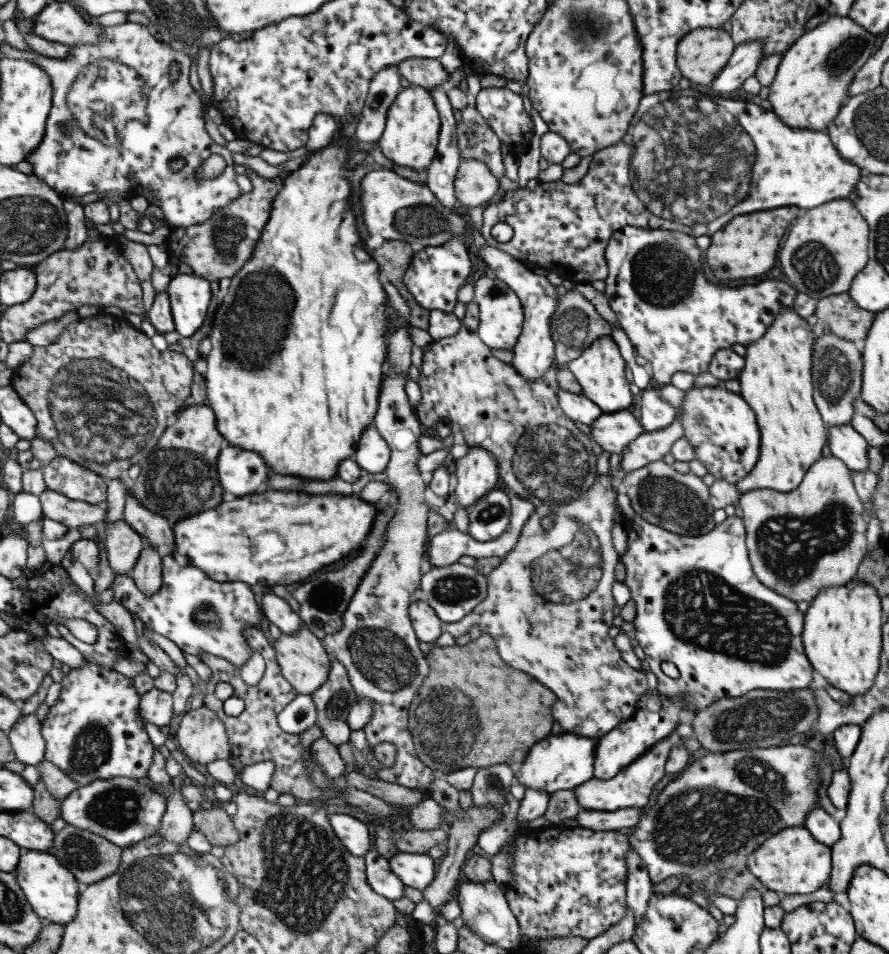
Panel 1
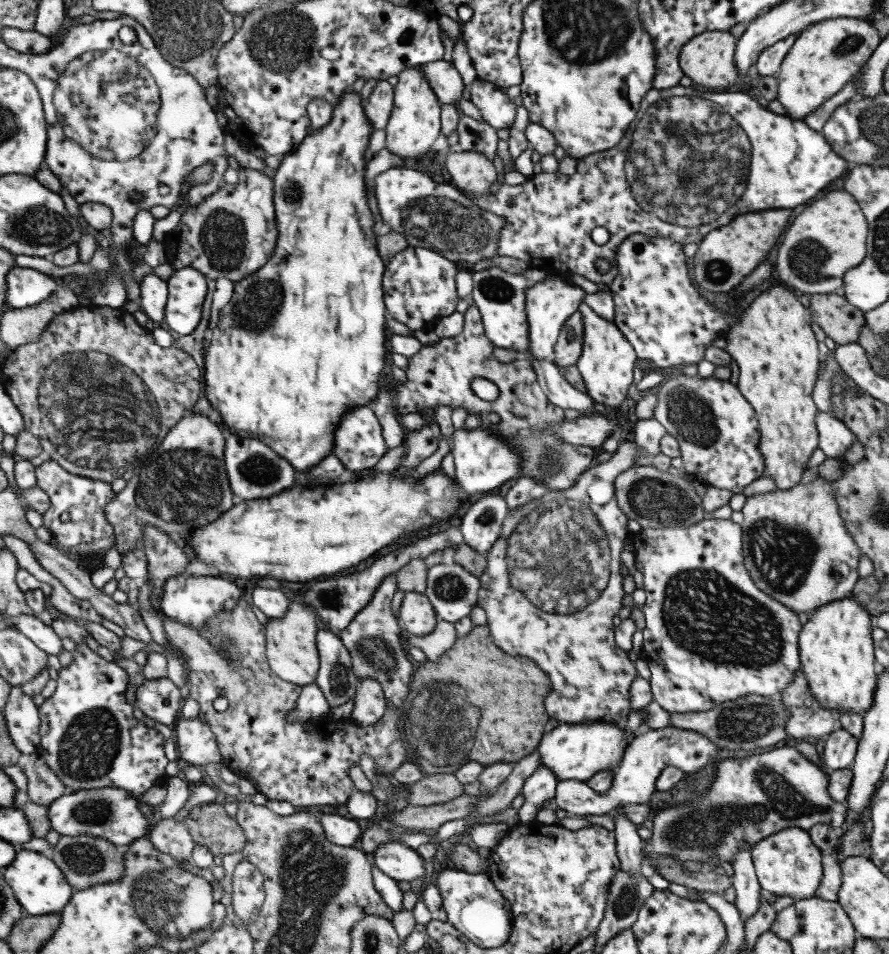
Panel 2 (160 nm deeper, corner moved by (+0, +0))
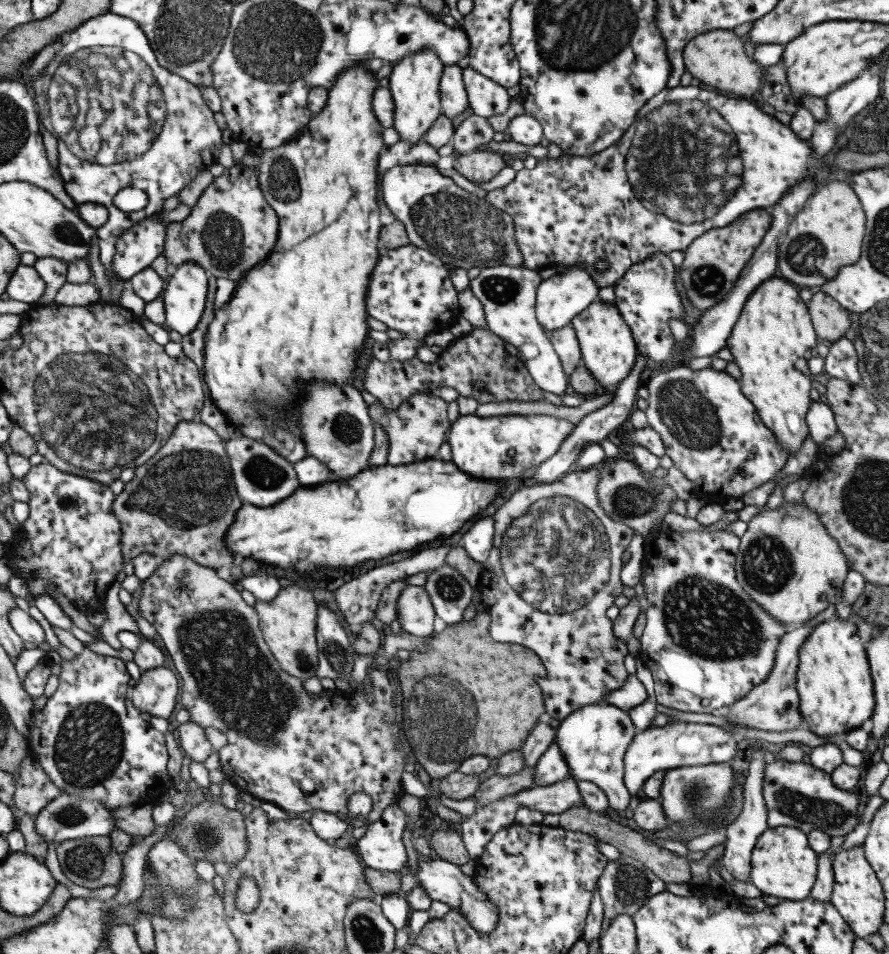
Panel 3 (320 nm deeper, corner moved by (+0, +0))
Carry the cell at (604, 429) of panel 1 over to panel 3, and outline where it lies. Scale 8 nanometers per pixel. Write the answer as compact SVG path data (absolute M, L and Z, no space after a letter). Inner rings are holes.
M475 414L458 415L445 441L450 446L450 461L462 472L476 479L515 478L530 473L547 460L575 425L549 416L501 415L479 418Z

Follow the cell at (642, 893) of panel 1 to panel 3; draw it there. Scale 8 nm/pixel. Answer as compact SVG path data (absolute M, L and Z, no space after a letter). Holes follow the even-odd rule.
M602 703L581 705L562 719L555 730L553 744L559 747L565 759L568 776L575 782L586 781L599 786L616 820L617 816L618 821L624 819L624 811L631 799L622 782L624 752L636 734L630 716L616 706Z

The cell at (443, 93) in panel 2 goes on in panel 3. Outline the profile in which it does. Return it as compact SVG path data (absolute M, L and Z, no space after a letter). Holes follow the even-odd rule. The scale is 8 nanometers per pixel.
M458 65L444 66L439 79L440 114L449 119L455 118L468 107L462 69Z

